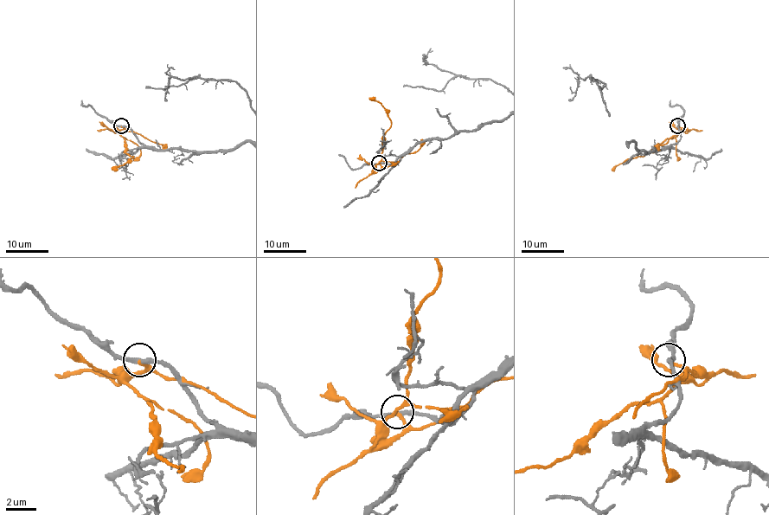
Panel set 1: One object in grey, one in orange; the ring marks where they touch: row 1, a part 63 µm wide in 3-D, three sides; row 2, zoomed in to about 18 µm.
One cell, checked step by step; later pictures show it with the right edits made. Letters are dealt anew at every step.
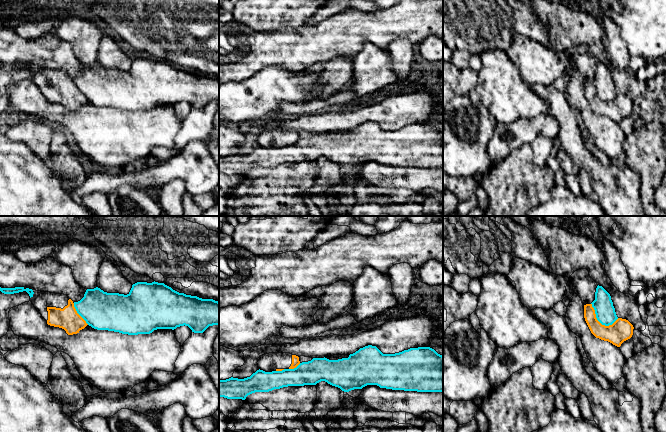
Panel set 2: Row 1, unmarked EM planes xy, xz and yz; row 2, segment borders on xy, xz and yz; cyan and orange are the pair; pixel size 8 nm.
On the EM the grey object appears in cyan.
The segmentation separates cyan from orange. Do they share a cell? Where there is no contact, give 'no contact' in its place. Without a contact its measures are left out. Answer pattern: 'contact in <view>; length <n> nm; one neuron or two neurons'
contact in yz; length 260 nm; two neurons

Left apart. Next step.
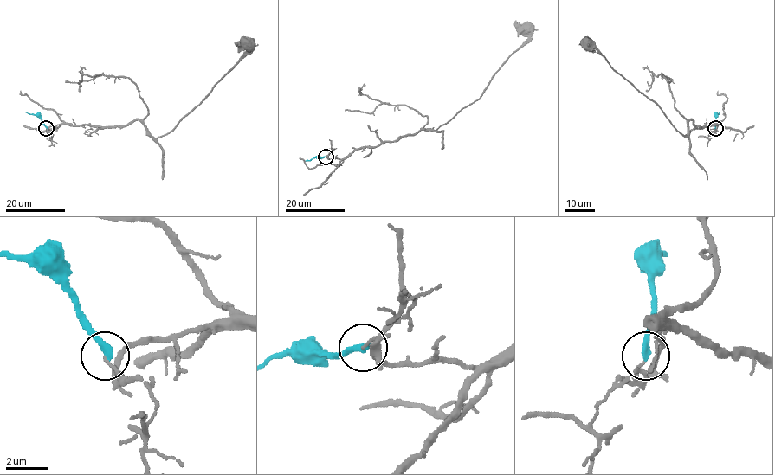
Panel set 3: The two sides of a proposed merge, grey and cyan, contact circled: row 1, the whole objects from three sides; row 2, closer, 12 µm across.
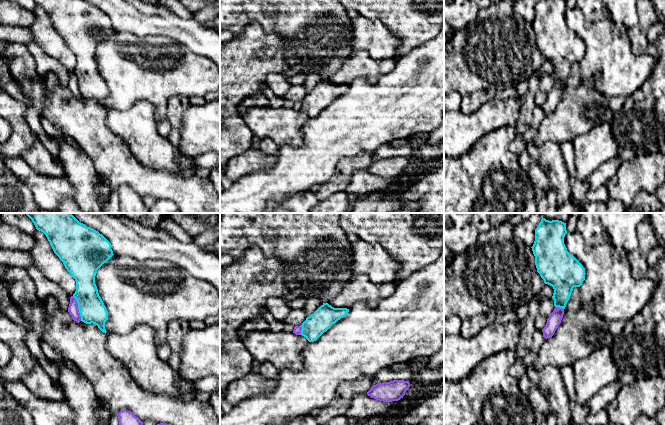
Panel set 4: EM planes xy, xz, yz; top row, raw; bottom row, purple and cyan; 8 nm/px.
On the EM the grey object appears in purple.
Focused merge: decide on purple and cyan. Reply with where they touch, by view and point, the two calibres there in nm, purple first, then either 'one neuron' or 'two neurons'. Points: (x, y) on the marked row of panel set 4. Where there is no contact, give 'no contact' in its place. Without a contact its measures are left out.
contact xy (78, 308); calibres 90 and 200 nm; two neurons

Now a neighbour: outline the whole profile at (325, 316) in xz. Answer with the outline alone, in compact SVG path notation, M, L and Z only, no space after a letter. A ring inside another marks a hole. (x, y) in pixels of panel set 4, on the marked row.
M323 303L313 314L302 323L301 334L309 342L316 341L338 320L349 312L347 308L334 308L328 303Z

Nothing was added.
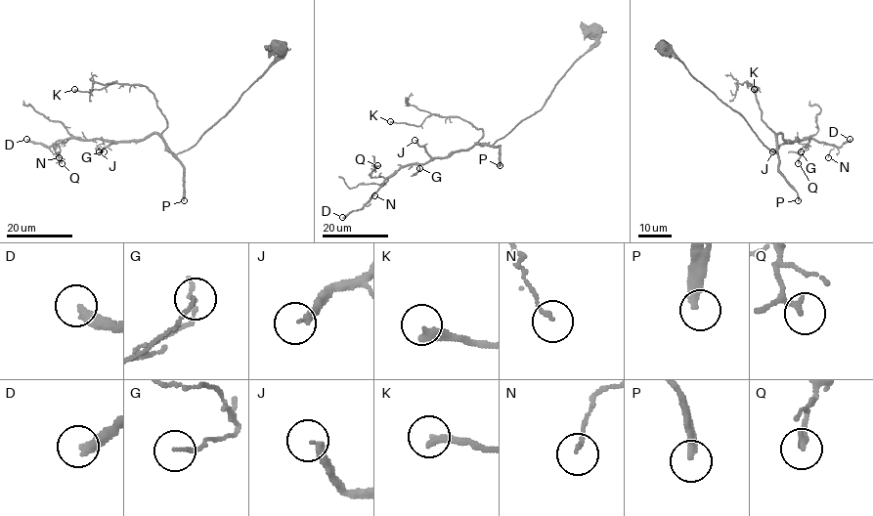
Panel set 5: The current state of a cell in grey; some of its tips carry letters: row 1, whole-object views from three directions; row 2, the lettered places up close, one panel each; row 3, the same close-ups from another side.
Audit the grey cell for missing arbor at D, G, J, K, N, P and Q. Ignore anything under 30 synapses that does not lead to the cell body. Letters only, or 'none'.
D, P

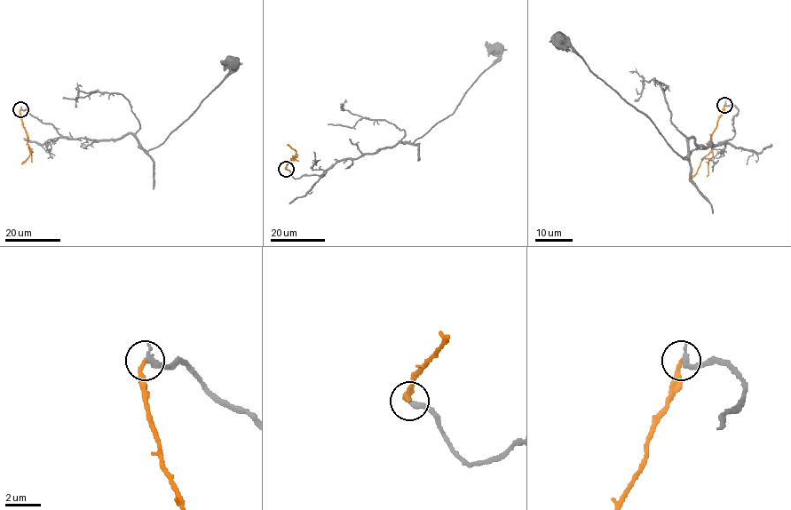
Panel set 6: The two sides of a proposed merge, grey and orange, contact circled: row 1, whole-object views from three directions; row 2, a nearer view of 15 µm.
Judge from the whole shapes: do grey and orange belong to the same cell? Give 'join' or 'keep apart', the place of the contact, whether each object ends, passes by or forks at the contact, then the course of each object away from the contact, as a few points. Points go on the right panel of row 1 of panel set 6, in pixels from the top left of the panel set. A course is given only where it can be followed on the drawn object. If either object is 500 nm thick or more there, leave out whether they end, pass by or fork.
join; place (724, 105); grey ends; orange ends; course grey (724, 104), (738, 110), (735, 134), (709, 146), (692, 137), (687, 161), (558, 40); course orange (724, 104), (710, 139), (711, 150), (691, 179)

